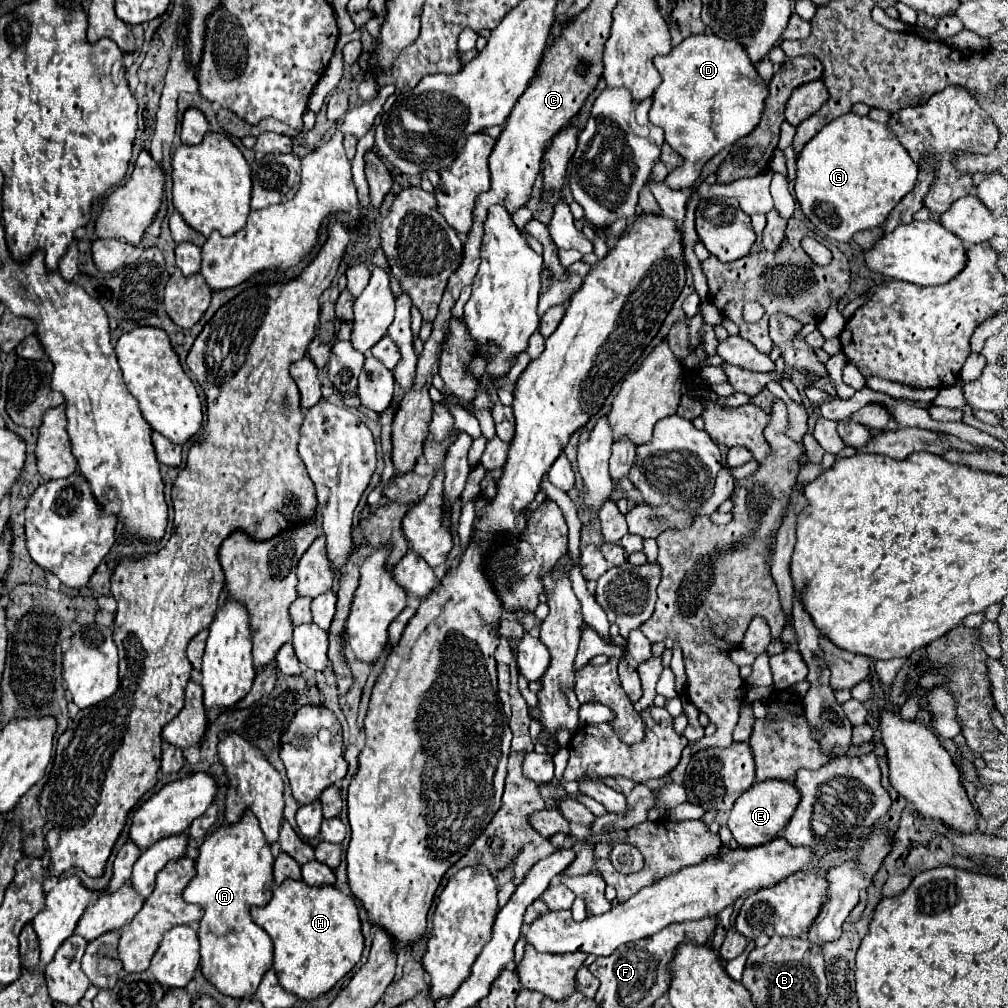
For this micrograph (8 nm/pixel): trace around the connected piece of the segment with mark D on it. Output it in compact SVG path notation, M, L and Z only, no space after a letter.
M695 34L695 36L685 38L669 54L657 56L655 68L659 70L663 80L657 88L657 94L653 94L653 106L649 110L649 120L655 126L661 126L665 130L665 142L683 158L683 164L671 170L669 176L665 178L665 182L671 188L681 190L681 188L693 186L693 182L701 174L703 164L711 156L715 156L725 146L753 132L753 128L759 124L763 110L765 110L767 84L757 74L755 64L749 60L741 44L737 44L735 40L723 40L715 34Z

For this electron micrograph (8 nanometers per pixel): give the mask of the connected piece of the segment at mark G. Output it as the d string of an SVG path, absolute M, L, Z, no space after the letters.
M845 114L805 144L797 160L795 194L803 214L819 234L835 242L849 242L857 232L883 224L915 182L915 162L887 124Z

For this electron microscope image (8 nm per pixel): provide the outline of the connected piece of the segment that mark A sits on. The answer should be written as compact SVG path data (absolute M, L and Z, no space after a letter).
M244 816L237 825L223 826L205 838L195 862L197 876L183 892L185 902L199 904L205 910L197 932L201 944L201 972L209 984L231 998L253 996L263 974L273 966L271 938L249 914L251 906L265 906L271 900L273 860L257 818Z

